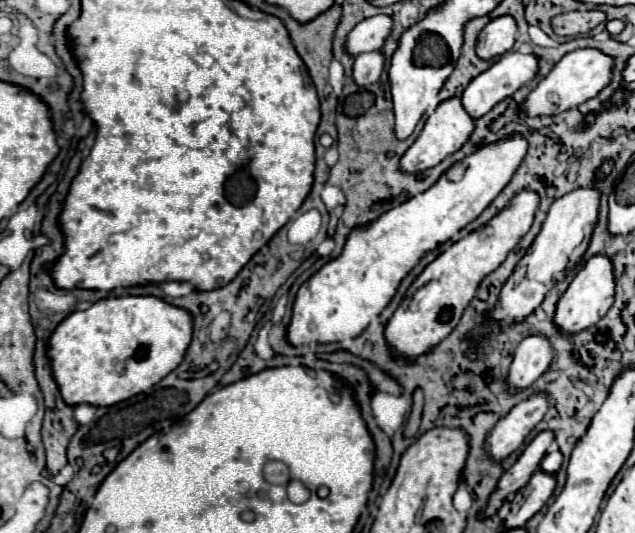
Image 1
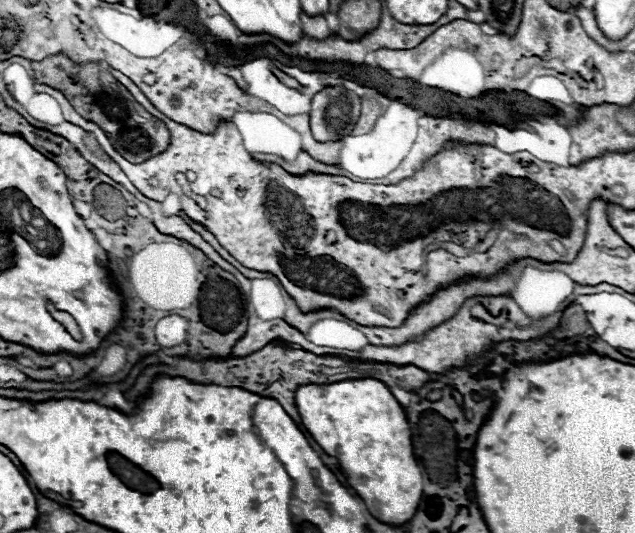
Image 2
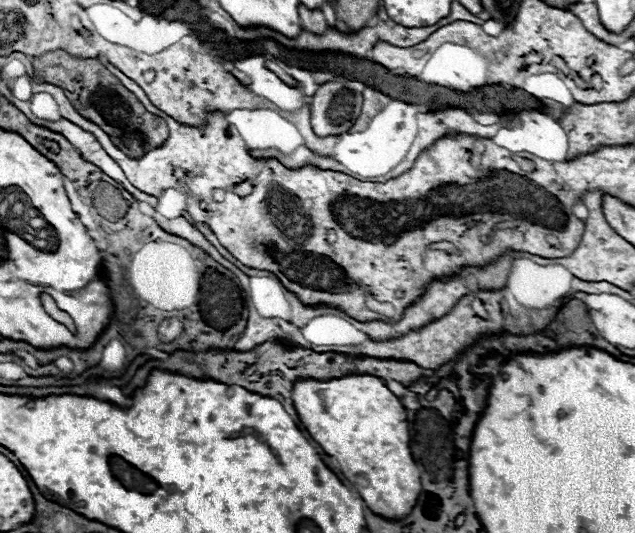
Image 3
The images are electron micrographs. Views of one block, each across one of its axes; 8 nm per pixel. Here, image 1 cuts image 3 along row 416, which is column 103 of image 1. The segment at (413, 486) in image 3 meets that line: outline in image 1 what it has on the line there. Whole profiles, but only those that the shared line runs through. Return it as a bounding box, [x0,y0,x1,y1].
[48,296,192,406]

